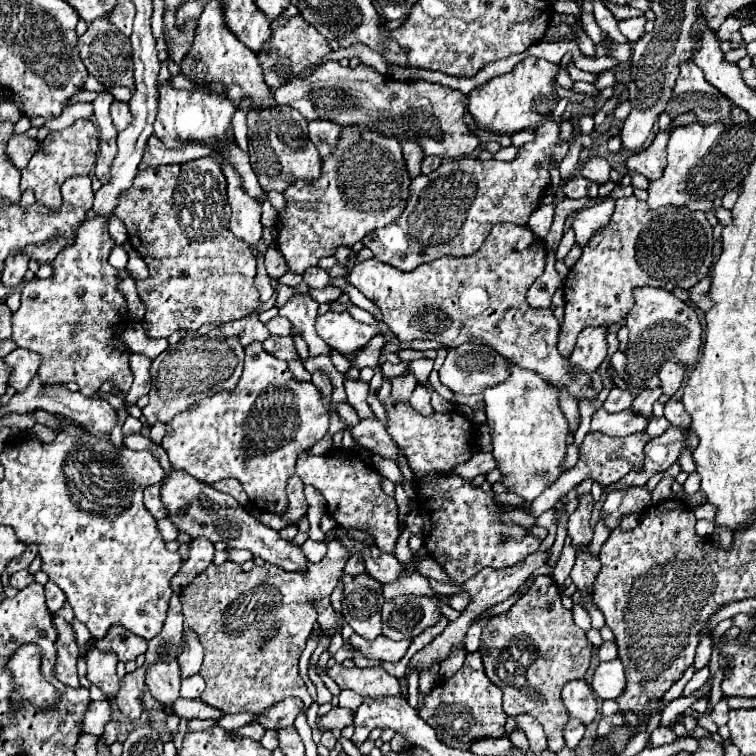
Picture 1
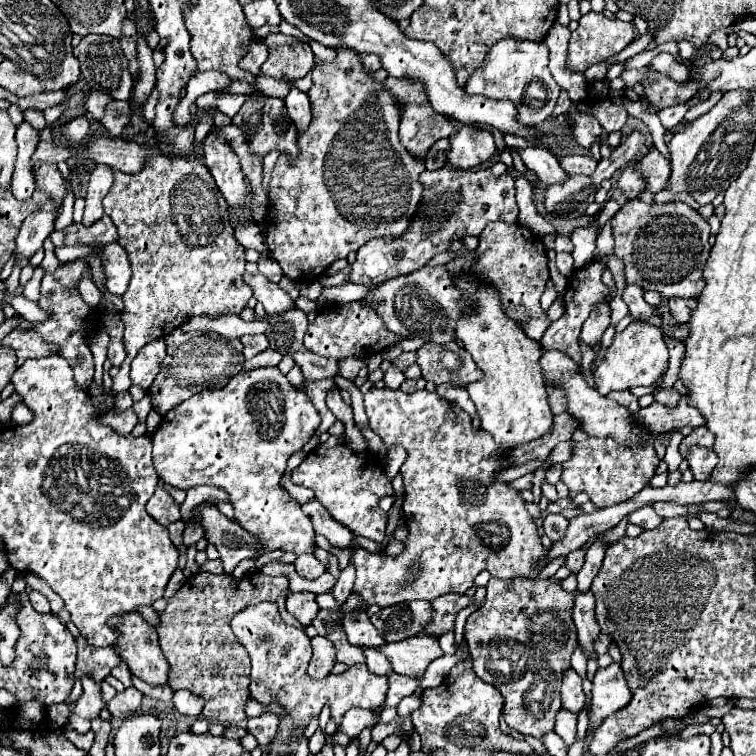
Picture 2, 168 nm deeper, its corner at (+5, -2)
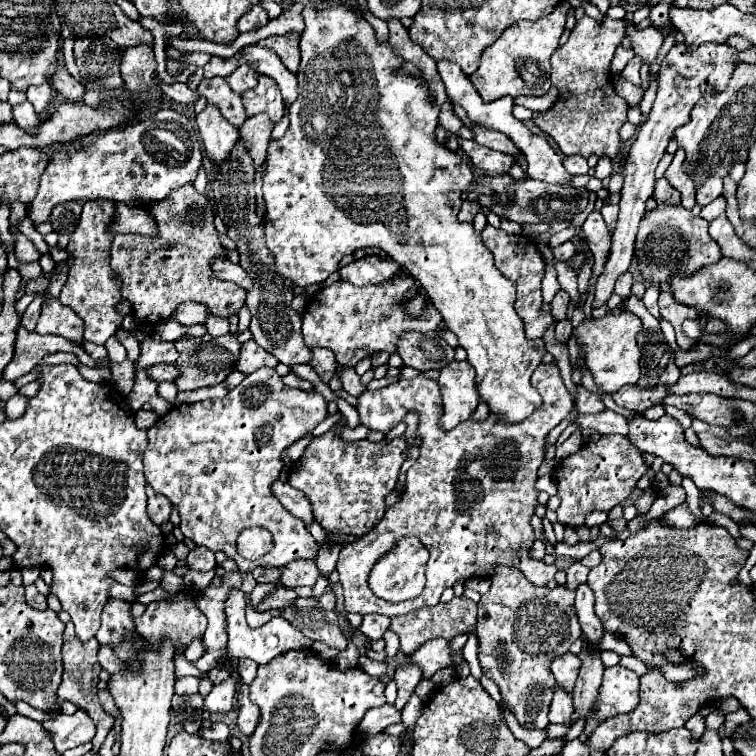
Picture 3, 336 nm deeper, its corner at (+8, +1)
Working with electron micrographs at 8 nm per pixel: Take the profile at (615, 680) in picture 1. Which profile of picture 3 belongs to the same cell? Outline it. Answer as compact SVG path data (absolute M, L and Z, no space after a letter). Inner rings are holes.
M620 665L606 667L598 697L586 715L584 733L590 735L602 721L618 713L628 713L638 703L638 675Z

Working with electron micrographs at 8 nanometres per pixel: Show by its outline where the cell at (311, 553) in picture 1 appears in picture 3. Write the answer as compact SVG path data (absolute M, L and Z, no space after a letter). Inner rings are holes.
M300 559L300 561L292 561L284 567L280 581L284 587L298 587L298 585L312 587L318 577L320 577L320 571L316 567L316 561L312 561L312 559L302 561Z

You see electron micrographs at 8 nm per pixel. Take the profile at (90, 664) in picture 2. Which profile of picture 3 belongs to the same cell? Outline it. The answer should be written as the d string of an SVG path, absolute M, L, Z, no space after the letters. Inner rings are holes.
M68 621L68 623L66 623L66 631L64 631L64 645L62 645L64 675L62 675L62 683L60 683L60 687L58 687L58 709L47 713L34 709L23 701L14 703L19 714L30 717L40 723L57 717L57 715L61 713L62 701L72 701L72 703L76 703L76 705L78 705L80 709L84 709L84 711L92 717L92 721L96 723L96 735L94 735L94 739L92 739L92 745L94 745L92 751L94 751L94 753L98 753L100 745L104 743L106 735L110 733L110 729L112 729L112 725L114 725L114 717L110 717L110 715L102 709L102 705L98 703L98 697L96 697L96 691L98 691L98 687L96 687L96 685L98 685L98 675L100 675L100 671L102 671L102 667L100 667L100 663L98 663L98 649L100 649L100 645L98 645L96 639L90 639L90 641L82 643L82 641L76 637L76 633L74 633L72 621Z

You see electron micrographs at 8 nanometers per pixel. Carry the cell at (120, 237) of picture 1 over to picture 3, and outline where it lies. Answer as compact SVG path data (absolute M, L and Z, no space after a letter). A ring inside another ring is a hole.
M92 199L84 203L80 221L68 243L68 251L72 255L68 281L64 283L62 293L58 297L64 305L72 307L76 315L84 321L86 325L84 339L94 341L98 345L104 345L106 339L114 335L122 325L122 317L114 309L114 305L122 299L120 283L116 283L116 275L112 275L112 269L108 267L112 235L106 235L106 225L108 225L108 219L112 219L112 209L114 209L114 203L104 199Z

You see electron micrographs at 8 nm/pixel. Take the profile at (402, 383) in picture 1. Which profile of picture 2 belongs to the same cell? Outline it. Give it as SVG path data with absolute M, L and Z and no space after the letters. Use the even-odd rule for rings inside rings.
M391 366L389 370L385 370L385 386L387 388L393 388L393 390L397 390L399 386L401 386L401 382L405 380L405 374L399 370L399 368L395 368L395 366Z

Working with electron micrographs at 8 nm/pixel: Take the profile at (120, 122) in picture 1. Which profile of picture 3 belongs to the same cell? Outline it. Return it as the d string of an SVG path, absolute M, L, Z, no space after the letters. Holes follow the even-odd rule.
M56 69L56 73L52 75L52 85L72 103L82 103L86 95L86 87L80 81L76 81L66 69Z

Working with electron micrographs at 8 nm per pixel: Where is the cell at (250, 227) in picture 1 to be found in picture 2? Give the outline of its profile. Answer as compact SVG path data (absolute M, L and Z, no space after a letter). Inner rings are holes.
M215 134L205 138L205 160L203 164L209 168L217 188L225 196L231 208L247 208L245 200L249 198L249 188L245 184L245 176L239 166L237 154L227 146L227 142L219 142Z

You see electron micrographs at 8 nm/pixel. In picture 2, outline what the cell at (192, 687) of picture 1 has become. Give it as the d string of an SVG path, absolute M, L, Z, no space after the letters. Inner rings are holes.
M179 690L175 692L173 696L173 704L175 704L175 710L179 714L185 714L185 716L199 716L201 710L203 710L203 700L195 694L191 694L189 690Z

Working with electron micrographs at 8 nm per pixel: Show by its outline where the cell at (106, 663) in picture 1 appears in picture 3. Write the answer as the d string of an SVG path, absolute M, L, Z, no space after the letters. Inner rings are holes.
M78 709L74 715L60 713L54 721L44 721L44 729L50 733L56 753L64 753L66 749L92 741L92 735L96 731L92 719L84 709Z

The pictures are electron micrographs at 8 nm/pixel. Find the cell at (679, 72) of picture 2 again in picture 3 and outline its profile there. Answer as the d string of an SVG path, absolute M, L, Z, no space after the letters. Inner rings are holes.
M626 21L628 23L628 35L632 37L632 49L638 57L642 57L644 63L652 65L658 57L658 51L664 43L664 35L660 31L656 31L654 27L646 27L642 31L634 31L634 23Z

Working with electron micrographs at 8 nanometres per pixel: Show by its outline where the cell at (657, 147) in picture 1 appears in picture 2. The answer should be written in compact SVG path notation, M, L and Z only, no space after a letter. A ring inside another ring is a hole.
M653 146L651 152L647 152L647 156L639 162L643 174L647 176L647 190L657 194L663 188L667 188L669 176L671 176L671 166L669 162L661 156L661 152Z

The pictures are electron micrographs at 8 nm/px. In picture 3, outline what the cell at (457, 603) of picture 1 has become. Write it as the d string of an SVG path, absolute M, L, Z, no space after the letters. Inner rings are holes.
M496 567L490 589L478 601L478 623L474 633L478 637L478 659L482 673L500 687L504 707L516 717L522 727L544 729L548 725L548 707L556 691L556 679L550 671L550 663L556 657L568 653L570 645L582 633L574 611L574 591L564 585L558 585L554 589L536 587L518 569Z

